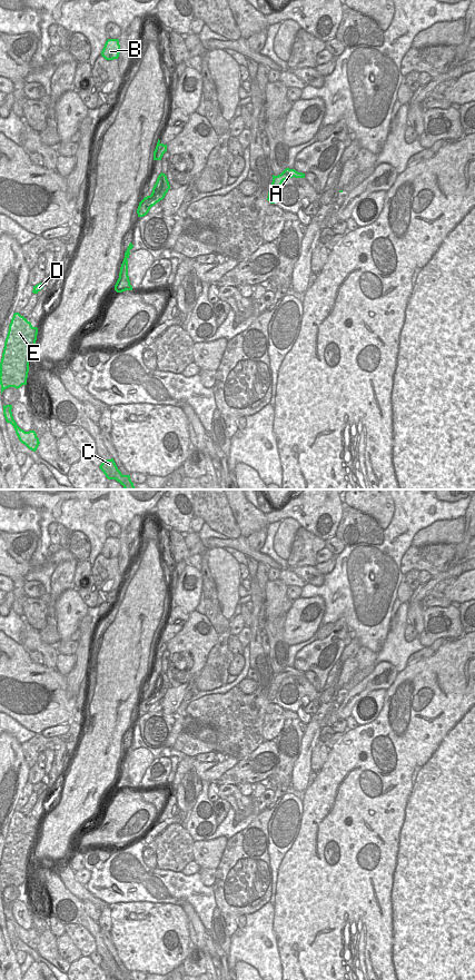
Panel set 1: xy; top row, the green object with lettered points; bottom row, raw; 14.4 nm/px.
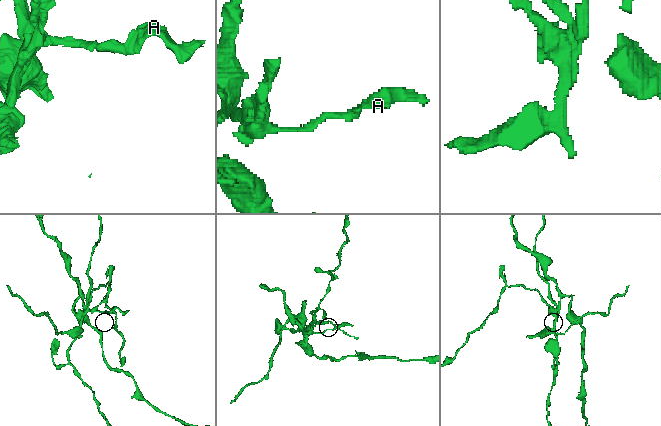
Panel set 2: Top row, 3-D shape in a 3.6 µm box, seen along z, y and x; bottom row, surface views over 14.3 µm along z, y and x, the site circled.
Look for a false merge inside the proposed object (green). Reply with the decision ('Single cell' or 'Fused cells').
Fused cells

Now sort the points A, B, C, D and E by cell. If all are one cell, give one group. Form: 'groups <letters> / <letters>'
groups A B C E / D

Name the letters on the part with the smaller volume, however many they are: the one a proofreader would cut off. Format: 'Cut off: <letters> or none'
Cut off: D

